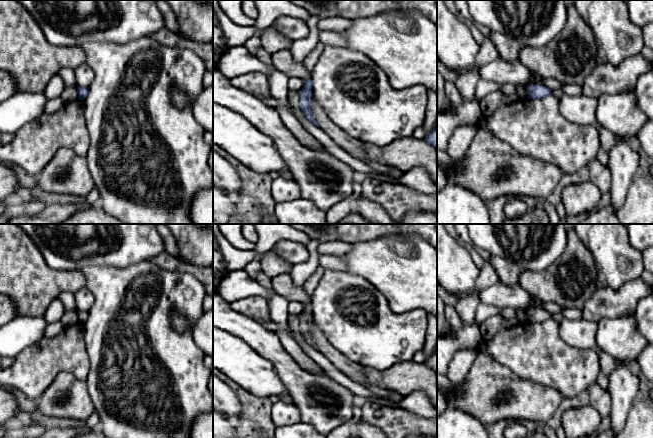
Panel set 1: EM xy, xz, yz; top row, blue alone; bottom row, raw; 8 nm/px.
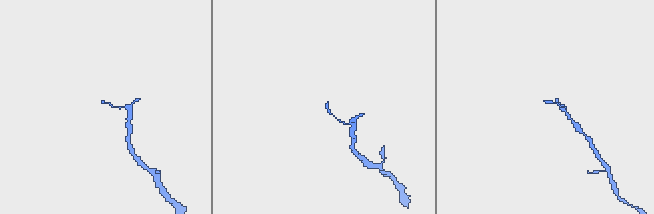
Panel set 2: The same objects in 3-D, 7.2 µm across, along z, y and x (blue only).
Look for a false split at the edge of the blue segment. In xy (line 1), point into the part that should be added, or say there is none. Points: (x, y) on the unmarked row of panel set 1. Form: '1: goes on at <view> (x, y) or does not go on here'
1: does not go on here

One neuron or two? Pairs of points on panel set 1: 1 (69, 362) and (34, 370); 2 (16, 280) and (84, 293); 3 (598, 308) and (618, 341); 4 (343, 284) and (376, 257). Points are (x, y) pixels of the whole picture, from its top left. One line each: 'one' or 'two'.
1: one
2: two
3: two
4: two

